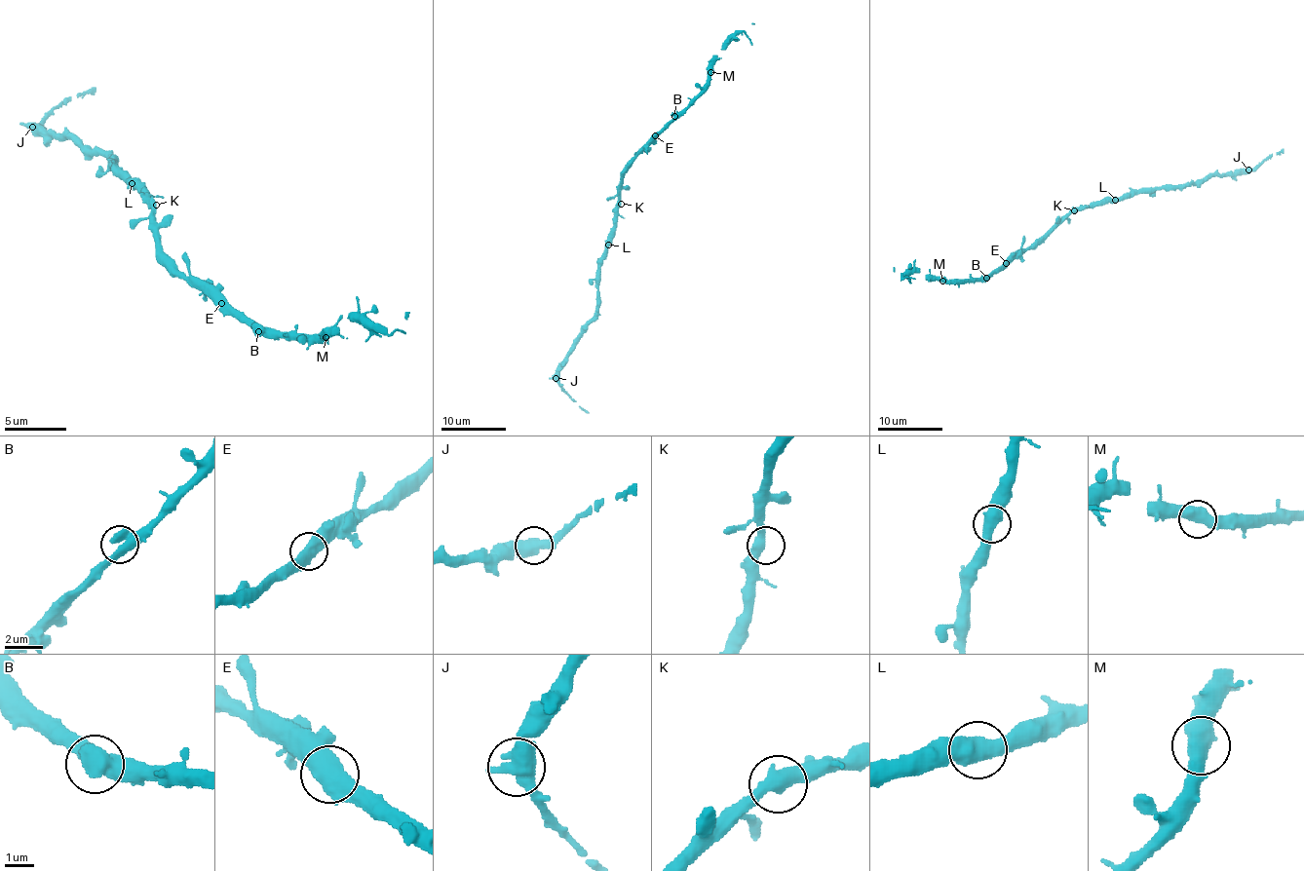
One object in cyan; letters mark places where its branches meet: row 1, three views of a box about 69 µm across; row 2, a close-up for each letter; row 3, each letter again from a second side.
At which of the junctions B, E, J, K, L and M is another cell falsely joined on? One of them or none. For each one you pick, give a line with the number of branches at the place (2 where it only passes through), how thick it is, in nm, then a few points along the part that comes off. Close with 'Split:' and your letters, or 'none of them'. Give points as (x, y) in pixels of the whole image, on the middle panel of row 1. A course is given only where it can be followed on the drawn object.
Split: none of them

